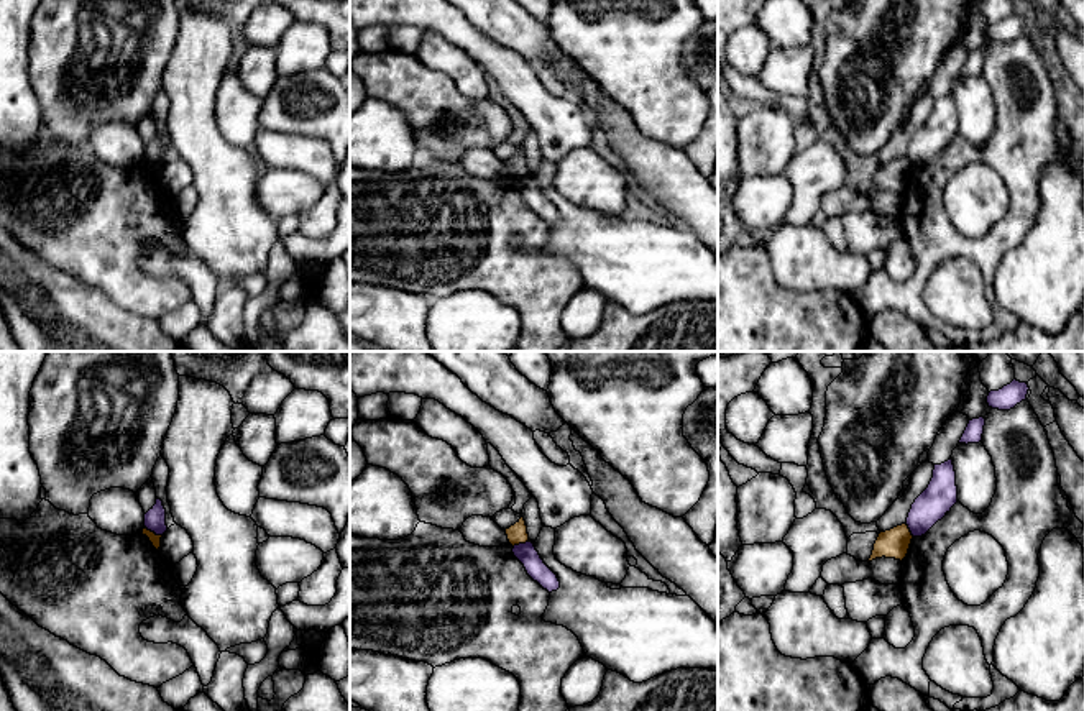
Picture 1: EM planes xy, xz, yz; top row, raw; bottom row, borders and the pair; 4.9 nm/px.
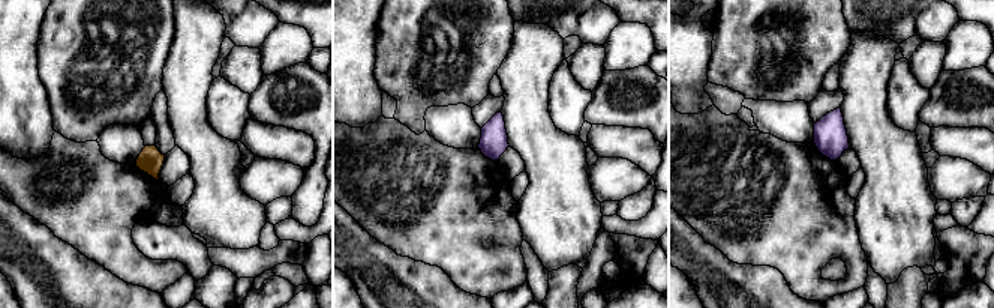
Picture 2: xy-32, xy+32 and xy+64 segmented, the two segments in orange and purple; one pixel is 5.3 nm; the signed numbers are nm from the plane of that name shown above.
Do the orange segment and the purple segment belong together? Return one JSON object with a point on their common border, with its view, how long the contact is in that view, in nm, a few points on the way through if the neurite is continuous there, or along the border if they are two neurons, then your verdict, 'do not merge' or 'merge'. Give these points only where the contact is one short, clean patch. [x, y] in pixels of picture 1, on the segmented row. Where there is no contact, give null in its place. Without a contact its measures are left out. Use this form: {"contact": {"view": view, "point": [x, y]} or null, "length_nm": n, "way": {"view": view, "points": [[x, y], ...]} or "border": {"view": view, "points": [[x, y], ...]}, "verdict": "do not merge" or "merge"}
{"contact": {"view": "xy", "point": [153, 532]}, "length_nm": 100, "border": {"view": "xy", "points": [[145, 526], [161, 536]]}, "verdict": "do not merge"}

